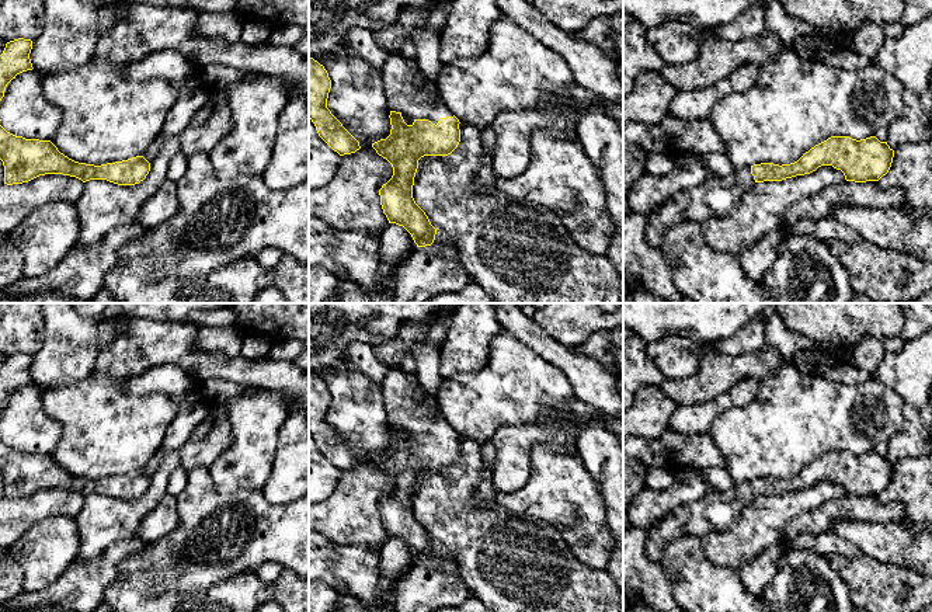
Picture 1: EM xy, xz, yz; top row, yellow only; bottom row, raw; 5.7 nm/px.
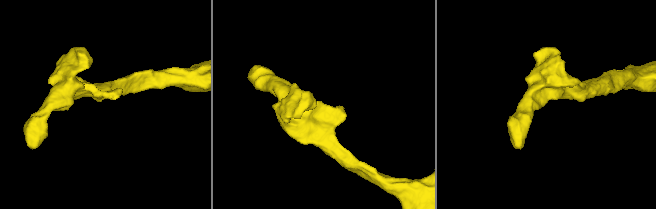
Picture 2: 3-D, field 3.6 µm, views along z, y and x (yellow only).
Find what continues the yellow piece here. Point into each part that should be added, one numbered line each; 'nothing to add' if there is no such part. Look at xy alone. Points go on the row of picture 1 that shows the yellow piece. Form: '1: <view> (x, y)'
nothing to add

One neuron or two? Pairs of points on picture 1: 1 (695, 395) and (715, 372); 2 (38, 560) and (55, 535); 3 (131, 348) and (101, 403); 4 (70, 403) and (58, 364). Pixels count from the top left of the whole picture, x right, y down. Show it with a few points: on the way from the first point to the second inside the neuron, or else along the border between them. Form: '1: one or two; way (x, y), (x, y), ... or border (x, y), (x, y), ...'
1: one; way (701, 389), (712, 378)
2: one; way (44, 555), (55, 541)
3: two; border (91, 374), (124, 378)
4: two; border (90, 374), (69, 385), (41, 389)

